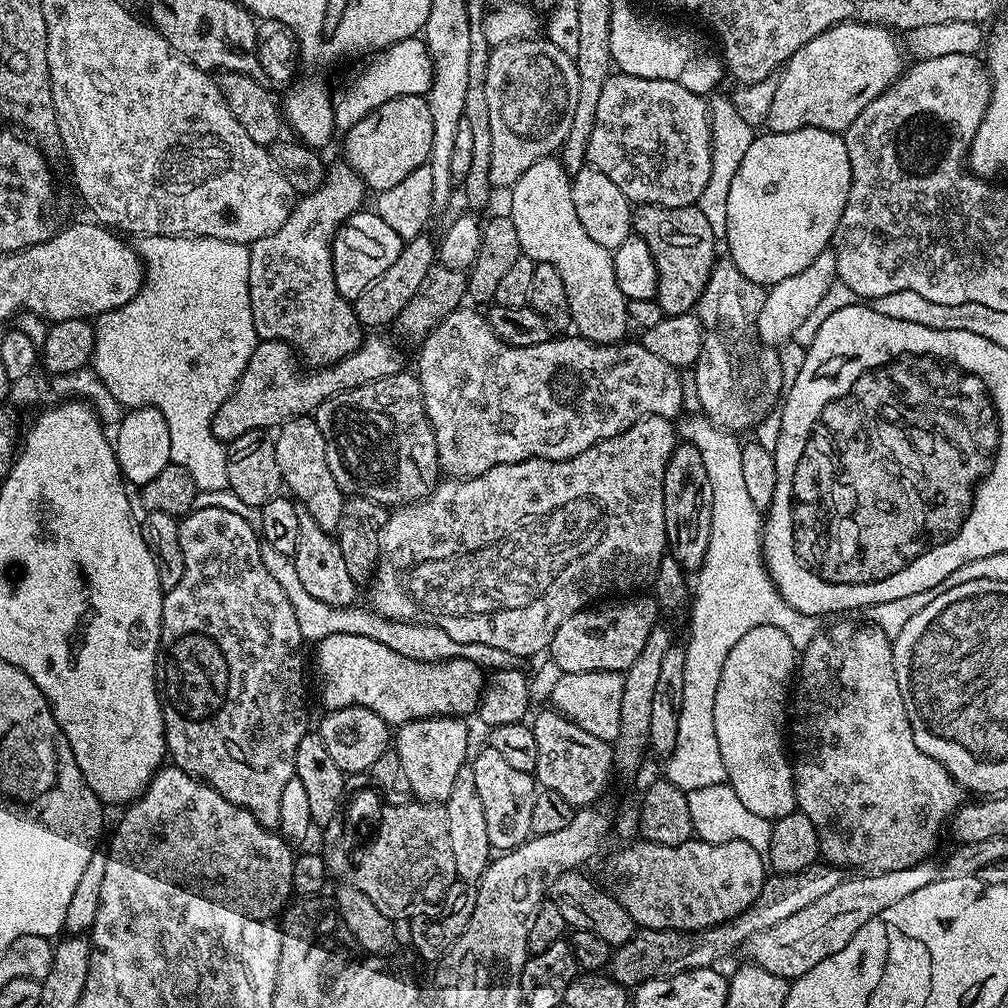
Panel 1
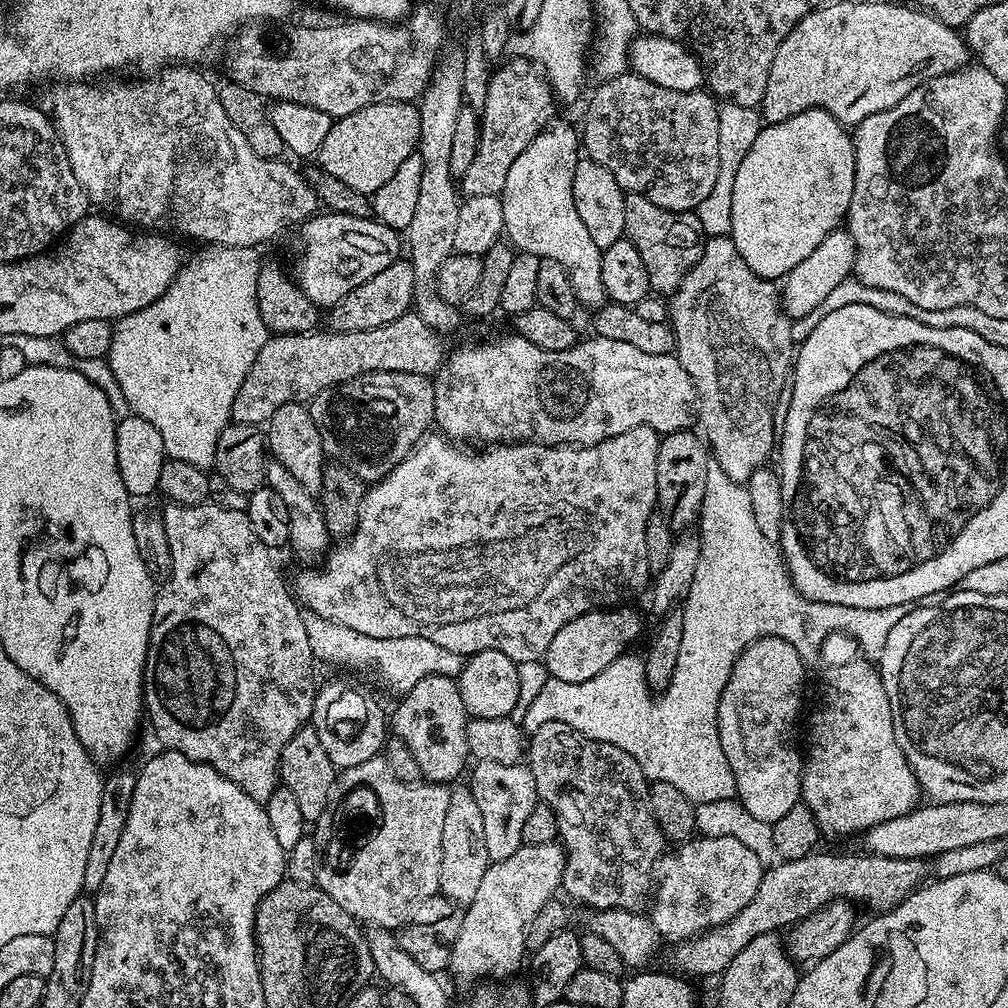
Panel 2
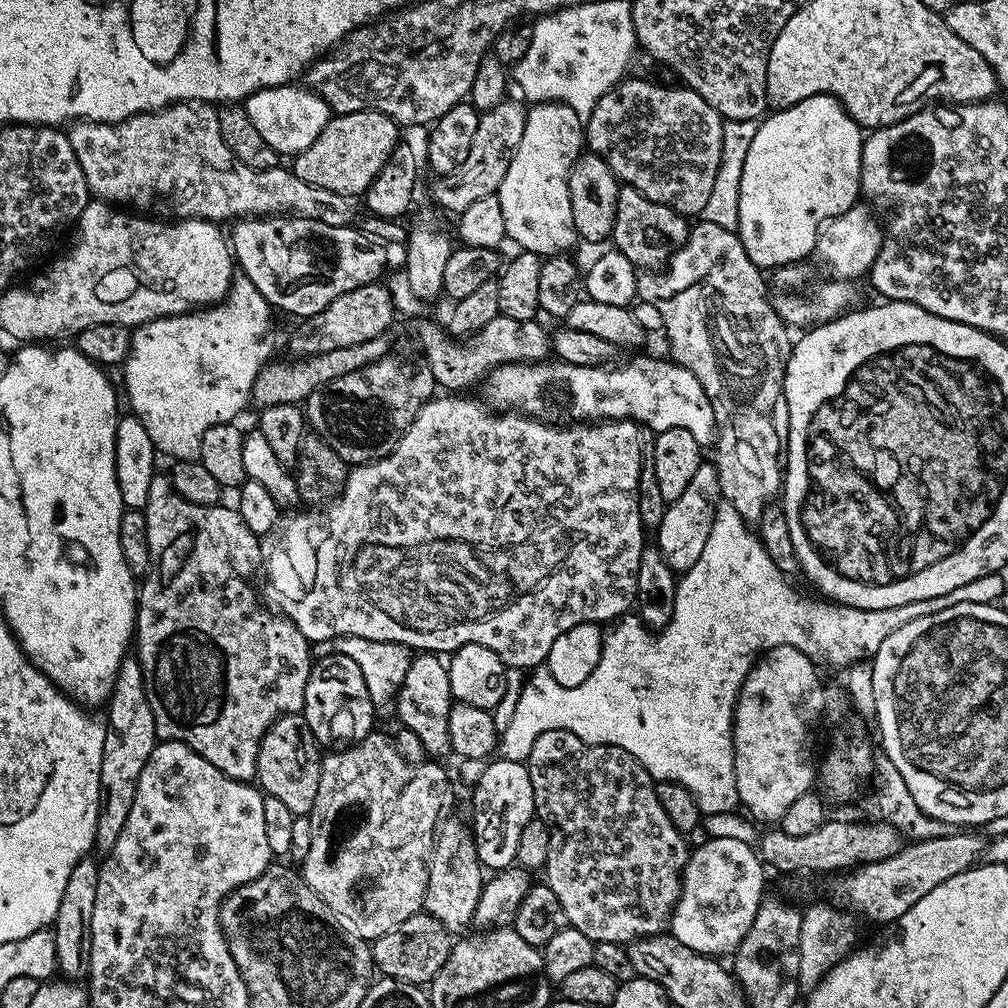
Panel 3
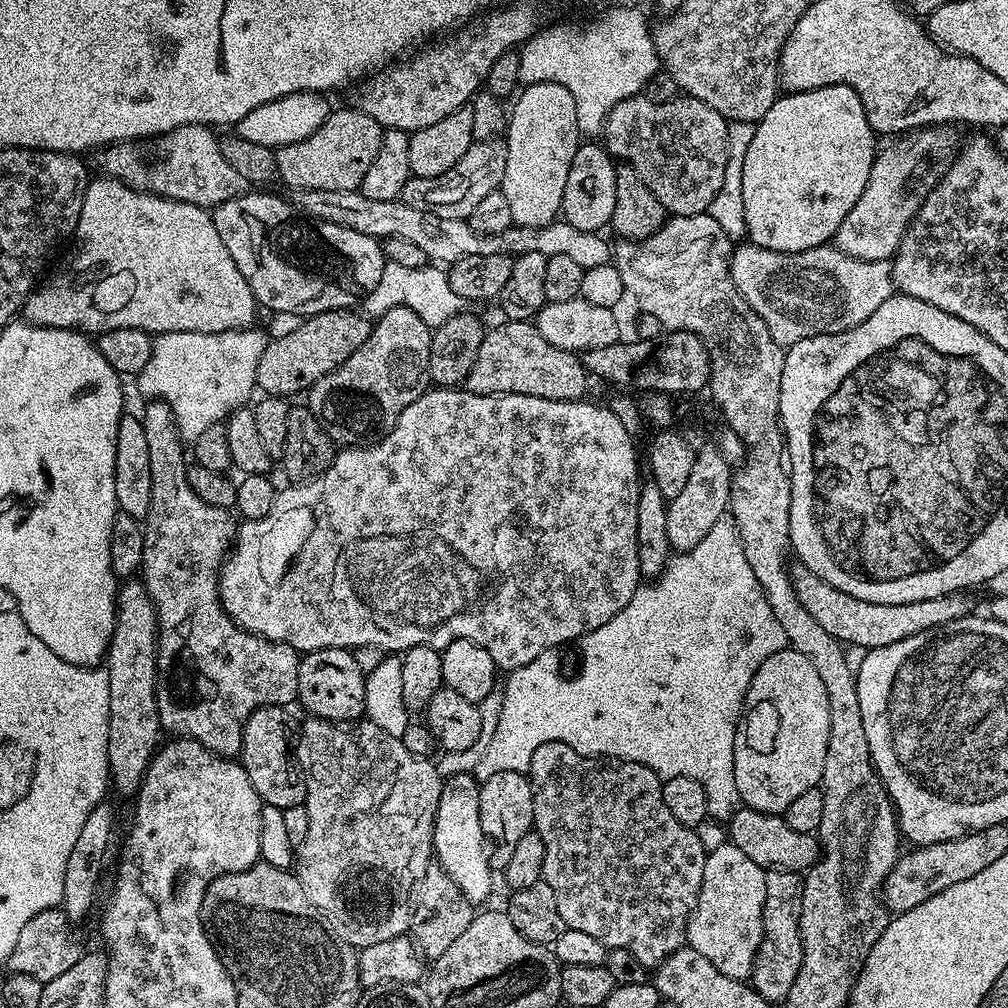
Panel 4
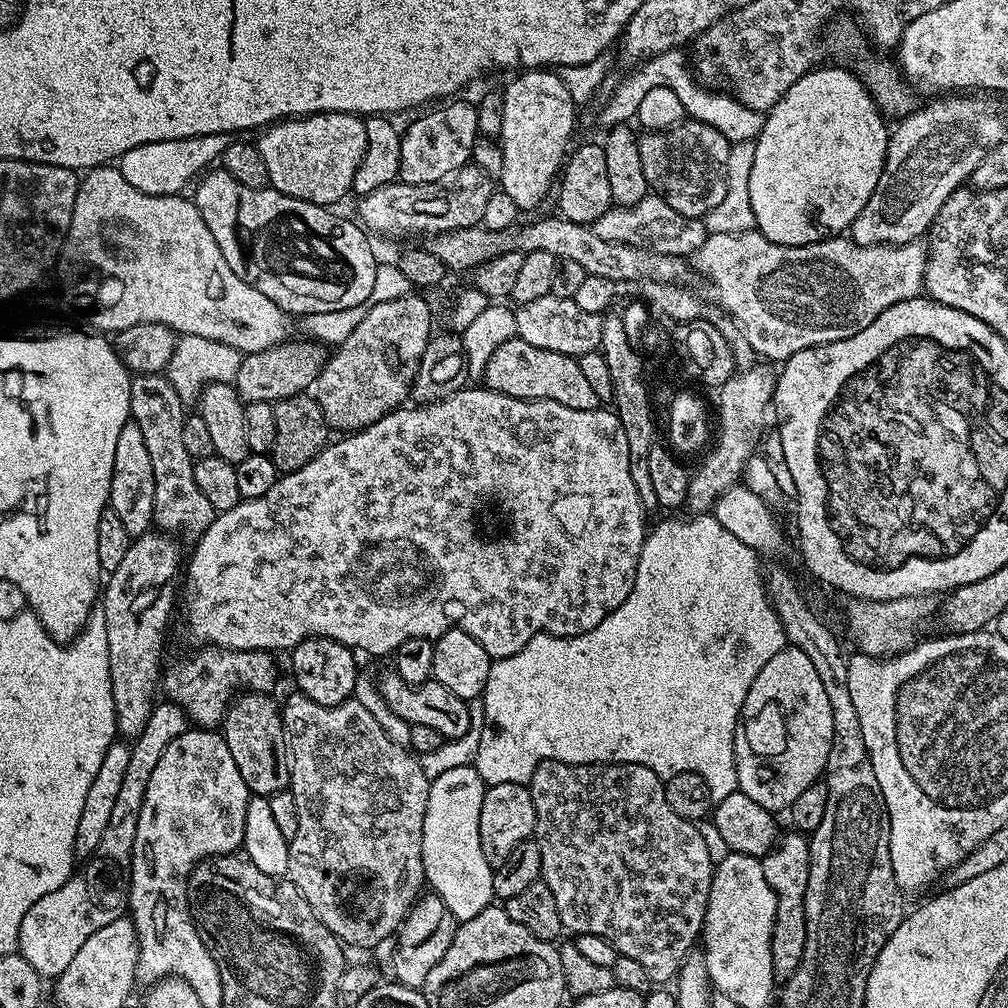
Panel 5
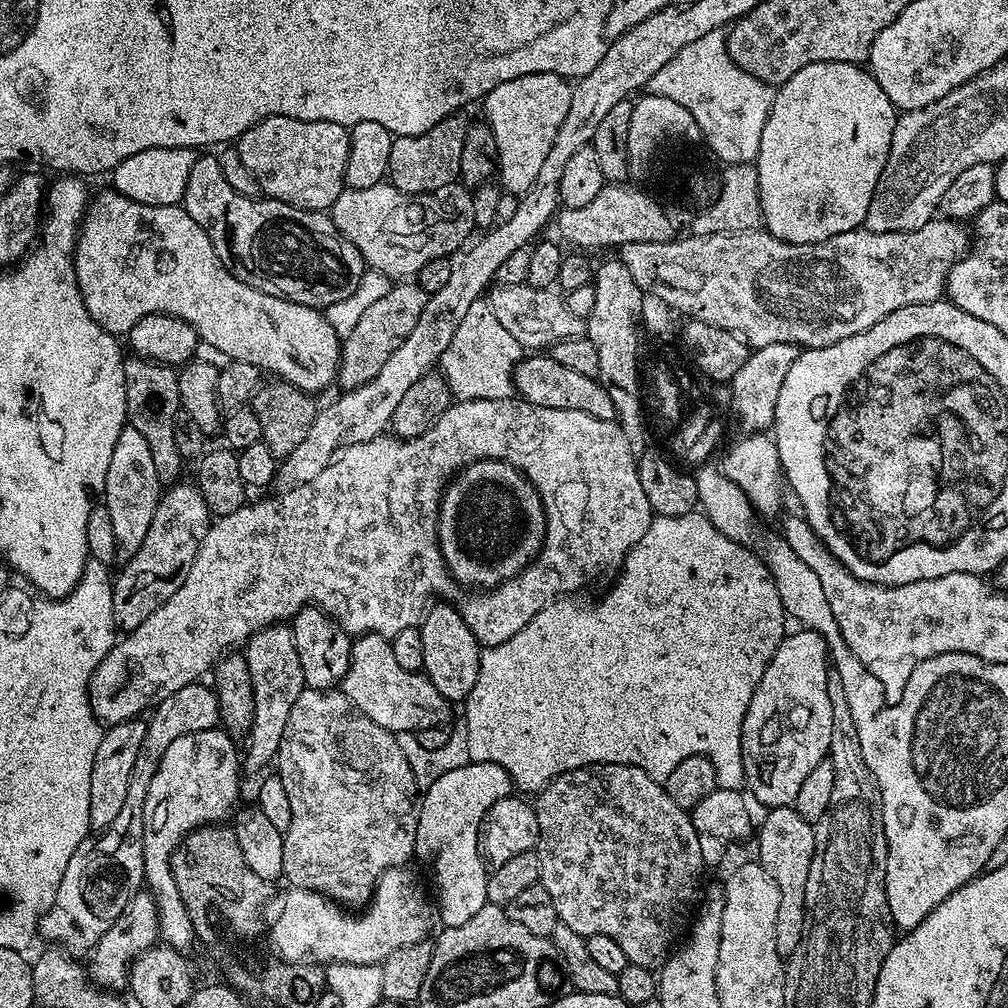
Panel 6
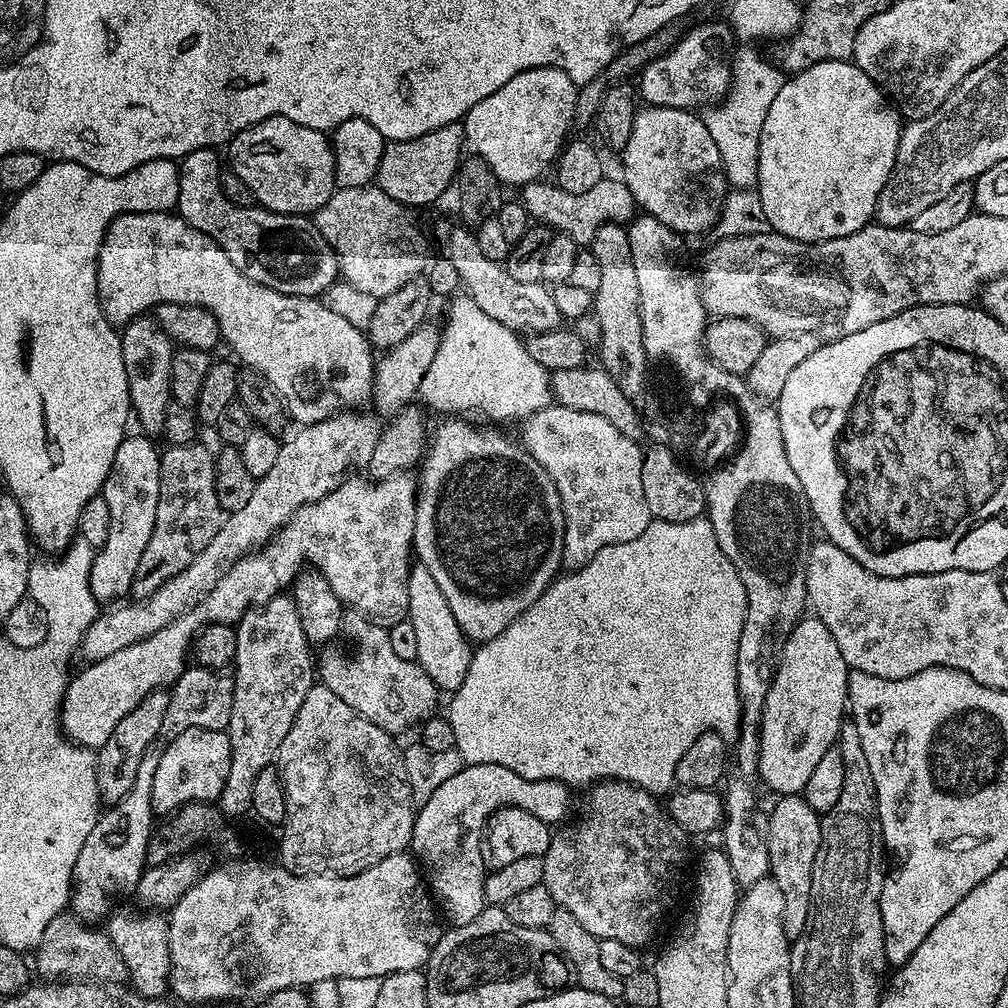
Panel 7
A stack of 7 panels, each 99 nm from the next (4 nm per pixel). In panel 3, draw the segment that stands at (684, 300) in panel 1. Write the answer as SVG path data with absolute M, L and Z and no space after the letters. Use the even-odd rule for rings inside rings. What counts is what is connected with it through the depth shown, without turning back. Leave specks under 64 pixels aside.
M627 186L621 187L614 214L614 230L610 237L615 251L626 254L630 262L640 270L656 270L659 264L667 265L672 256L688 243L690 224L670 206L650 202L646 194Z

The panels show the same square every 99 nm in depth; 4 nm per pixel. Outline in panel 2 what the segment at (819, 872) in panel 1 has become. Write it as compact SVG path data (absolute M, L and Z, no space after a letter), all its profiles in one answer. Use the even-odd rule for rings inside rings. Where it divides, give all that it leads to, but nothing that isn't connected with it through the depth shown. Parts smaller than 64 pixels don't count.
M817 850L811 852L809 856L803 856L797 860L780 860L769 867L765 867L764 877L758 882L758 890L754 893L754 898L750 898L750 902L746 902L746 906L742 906L742 910L738 910L738 914L734 914L734 918L730 918L730 922L712 928L708 932L701 932L700 935L693 936L690 940L675 941L673 948L676 949L672 952L673 966L671 965L671 967L677 973L688 978L693 978L692 976L719 977L726 970L726 966L730 966L730 962L734 962L734 957L749 942L754 942L754 938L758 938L758 934L779 933L780 928L784 928L783 930L791 929L793 924L804 920L820 908L825 908L827 904L833 904L836 900L846 900L856 906L869 904L873 908L871 911L876 914L889 912L891 908L902 903L911 892L921 887L926 880L924 875L927 872L929 875L930 872L929 865L927 868L927 863L924 860L886 858L885 856L873 856L871 854L863 855L854 856L846 852Z

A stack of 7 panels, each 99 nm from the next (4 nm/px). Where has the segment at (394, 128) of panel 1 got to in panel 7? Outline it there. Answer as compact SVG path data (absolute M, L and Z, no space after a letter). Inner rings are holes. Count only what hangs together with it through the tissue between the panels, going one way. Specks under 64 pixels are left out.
M271 116L242 130L227 145L230 171L250 186L259 207L278 214L308 216L320 211L336 193L334 154L325 133L302 126L290 118Z

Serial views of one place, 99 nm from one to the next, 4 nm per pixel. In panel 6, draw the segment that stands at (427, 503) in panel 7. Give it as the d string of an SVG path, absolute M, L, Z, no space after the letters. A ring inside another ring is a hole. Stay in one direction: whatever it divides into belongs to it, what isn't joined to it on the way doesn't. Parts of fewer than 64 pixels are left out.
M479 460L461 468L440 498L440 555L457 585L491 590L535 560L544 542L542 498L525 476L501 460Z

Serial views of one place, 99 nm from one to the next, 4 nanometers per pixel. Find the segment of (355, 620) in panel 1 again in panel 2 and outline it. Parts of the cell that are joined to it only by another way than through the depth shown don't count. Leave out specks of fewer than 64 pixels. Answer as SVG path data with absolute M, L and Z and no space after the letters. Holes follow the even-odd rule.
M305 615L306 639L310 641L313 661L324 664L353 664L356 668L373 668L380 675L380 680L388 684L388 688L395 694L410 691L423 676L447 675L449 673L446 653L438 642L430 642L430 638L407 636L406 638L370 638L370 634L360 634L358 630L350 630L350 626L342 626L338 622L323 620L320 616Z

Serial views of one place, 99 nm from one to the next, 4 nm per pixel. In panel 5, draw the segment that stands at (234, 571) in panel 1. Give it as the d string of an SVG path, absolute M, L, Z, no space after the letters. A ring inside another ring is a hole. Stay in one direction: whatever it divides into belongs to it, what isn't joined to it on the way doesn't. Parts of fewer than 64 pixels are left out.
M155 372L132 376L130 386L130 419L142 430L146 450L150 453L150 467L154 470L154 514L152 523L165 534L199 537L209 528L218 513L194 482L194 461L182 438L186 415L186 401L174 390L167 375ZM211 646L201 647L200 652L193 656L188 656L185 660L180 660L172 669L165 671L162 676L162 692L169 701L178 704L181 710L187 714L189 721L193 725L215 729L223 721L228 713L228 705L232 703L237 694L243 692L267 692L273 691L276 684L276 664L271 652L239 652L233 648L213 648Z

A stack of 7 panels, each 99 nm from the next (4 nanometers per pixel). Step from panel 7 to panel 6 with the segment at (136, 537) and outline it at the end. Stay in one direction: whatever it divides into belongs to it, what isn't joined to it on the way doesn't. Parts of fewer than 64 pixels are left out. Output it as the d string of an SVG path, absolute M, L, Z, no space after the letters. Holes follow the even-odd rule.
M125 426L114 442L114 455L110 457L110 466L106 470L106 482L102 493L102 502L110 510L110 522L114 525L117 561L123 562L138 554L150 522L154 522L154 510L160 505L162 482L158 470L154 470L154 457L150 455L150 445L146 438L130 426Z

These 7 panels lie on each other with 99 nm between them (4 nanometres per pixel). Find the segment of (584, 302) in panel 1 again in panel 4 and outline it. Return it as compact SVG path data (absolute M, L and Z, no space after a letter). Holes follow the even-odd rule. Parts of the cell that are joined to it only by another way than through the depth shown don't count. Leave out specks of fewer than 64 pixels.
M542 82L529 84L523 90L515 97L516 105L507 117L508 153L502 190L515 227L541 228L557 219L561 211L570 162L574 162L574 154L580 149L582 133L574 94L566 86Z

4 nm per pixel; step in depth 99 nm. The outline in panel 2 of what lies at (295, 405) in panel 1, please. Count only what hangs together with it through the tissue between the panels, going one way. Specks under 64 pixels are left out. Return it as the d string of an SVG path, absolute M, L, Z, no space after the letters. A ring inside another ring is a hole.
M414 310L386 322L386 326L374 326L374 330L320 331L269 335L238 390L238 398L234 398L230 416L235 423L267 425L274 410L281 406L311 402L322 390L337 388L371 372L405 372L432 378L446 359L445 337L422 322Z

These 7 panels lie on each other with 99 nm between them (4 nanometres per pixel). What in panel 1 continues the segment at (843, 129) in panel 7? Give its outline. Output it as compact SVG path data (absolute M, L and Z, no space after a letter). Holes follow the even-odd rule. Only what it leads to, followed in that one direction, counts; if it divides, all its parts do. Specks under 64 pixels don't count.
M821 128L769 132L752 141L726 202L727 255L750 282L771 286L829 251L850 198L852 171L843 135Z

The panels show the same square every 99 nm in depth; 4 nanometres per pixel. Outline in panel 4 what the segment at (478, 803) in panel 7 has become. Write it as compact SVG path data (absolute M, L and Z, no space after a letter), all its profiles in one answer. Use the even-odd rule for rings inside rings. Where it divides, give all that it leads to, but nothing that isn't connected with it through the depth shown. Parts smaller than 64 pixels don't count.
M475 775L450 776L444 780L442 798L438 798L438 814L434 822L434 838L432 851L435 863L443 868L462 890L462 894L473 906L480 903L492 892L492 876L494 869L490 867L487 859L476 857L476 840L478 841L478 802L480 790Z

